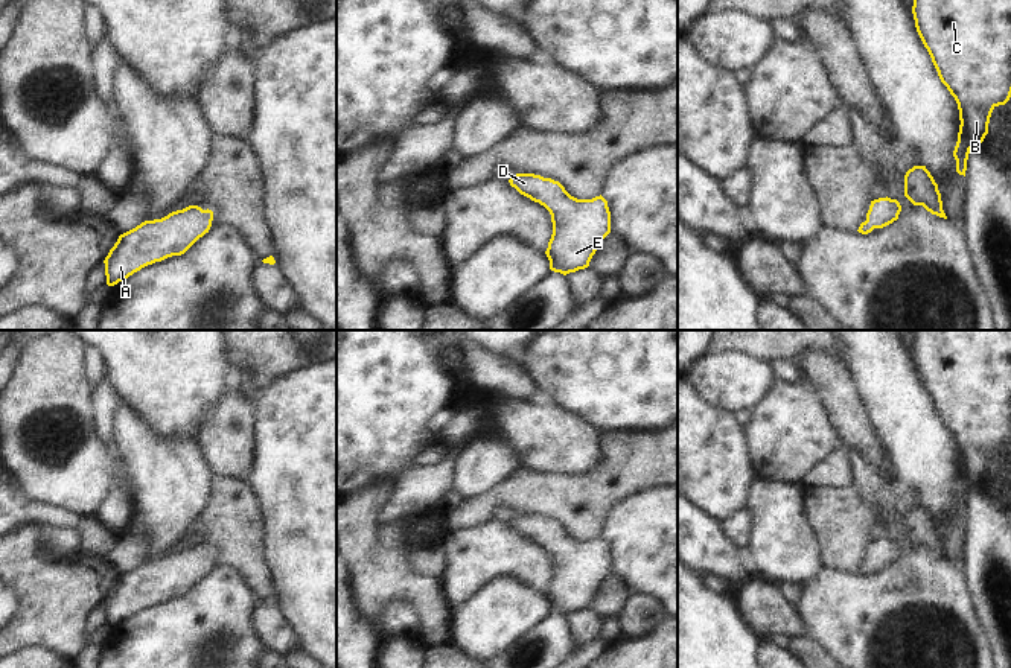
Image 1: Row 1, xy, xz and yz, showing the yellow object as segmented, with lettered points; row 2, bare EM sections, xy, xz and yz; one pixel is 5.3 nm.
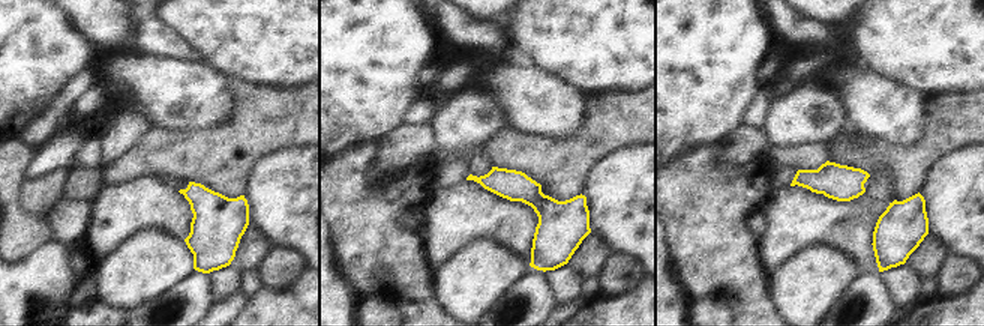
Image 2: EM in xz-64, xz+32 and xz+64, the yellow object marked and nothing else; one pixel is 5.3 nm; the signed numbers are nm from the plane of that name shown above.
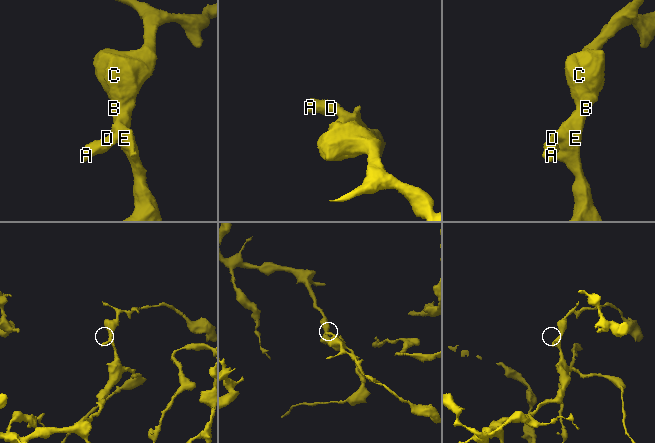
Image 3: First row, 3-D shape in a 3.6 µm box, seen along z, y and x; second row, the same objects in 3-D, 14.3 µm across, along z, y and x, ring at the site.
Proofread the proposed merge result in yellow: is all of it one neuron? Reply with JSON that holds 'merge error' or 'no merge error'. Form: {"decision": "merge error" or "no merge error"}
{"decision": "no merge error"}

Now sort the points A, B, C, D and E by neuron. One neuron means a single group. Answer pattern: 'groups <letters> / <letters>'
groups A B C D E

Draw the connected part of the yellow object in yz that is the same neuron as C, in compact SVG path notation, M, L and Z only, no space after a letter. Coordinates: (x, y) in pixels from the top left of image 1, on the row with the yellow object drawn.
M914 0L912 14L941 82L958 103L961 125L953 157L956 172L965 177L970 149L988 134L993 110L1011 97L1011 0Z

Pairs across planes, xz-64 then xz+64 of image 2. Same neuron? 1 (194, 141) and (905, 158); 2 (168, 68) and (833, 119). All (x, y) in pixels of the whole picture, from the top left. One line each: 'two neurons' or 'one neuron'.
1: one neuron
2: two neurons

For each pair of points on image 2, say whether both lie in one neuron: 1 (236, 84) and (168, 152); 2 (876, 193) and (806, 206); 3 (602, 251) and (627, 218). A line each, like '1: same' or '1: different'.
1: same
2: same
3: different

